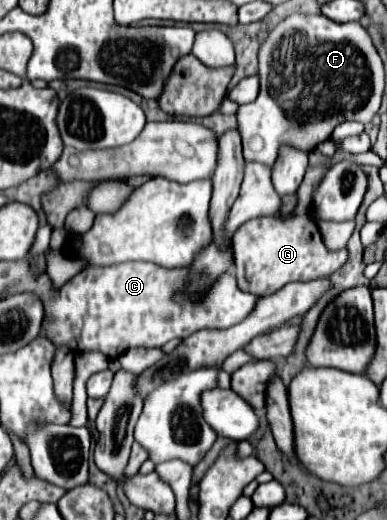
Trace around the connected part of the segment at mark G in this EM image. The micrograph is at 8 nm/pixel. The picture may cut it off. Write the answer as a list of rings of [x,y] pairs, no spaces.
[[[307,168],[303,184],[299,186],[299,204],[295,208],[295,216],[291,220],[275,220],[275,218],[253,218],[245,222],[233,236],[234,264],[239,288],[251,292],[255,296],[267,296],[277,292],[289,282],[297,280],[315,280],[319,276],[329,276],[337,272],[349,258],[349,250],[329,250],[315,228],[313,218],[309,216],[309,200],[311,188],[315,188],[315,180],[323,176],[327,168]]]

